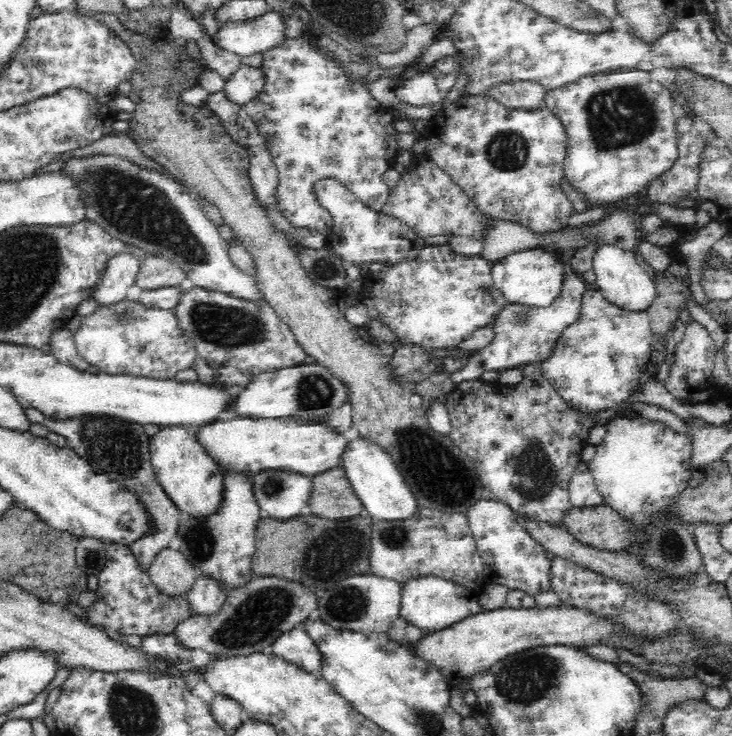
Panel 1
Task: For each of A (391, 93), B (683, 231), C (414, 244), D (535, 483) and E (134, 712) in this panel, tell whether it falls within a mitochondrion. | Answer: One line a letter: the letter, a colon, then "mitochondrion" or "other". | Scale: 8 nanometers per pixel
A: other
B: other
C: other
D: mitochondrion
E: mitochondrion

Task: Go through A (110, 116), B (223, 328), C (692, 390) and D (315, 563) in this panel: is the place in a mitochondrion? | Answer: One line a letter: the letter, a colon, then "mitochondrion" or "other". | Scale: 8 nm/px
A: other
B: mitochondrion
C: other
D: mitochondrion

